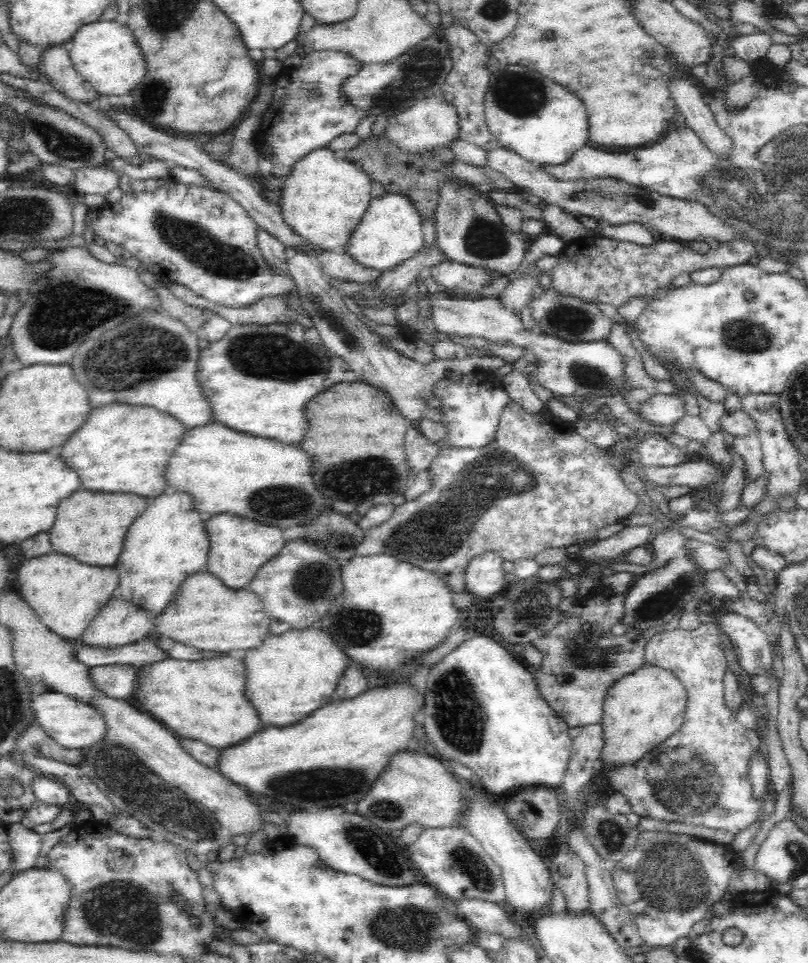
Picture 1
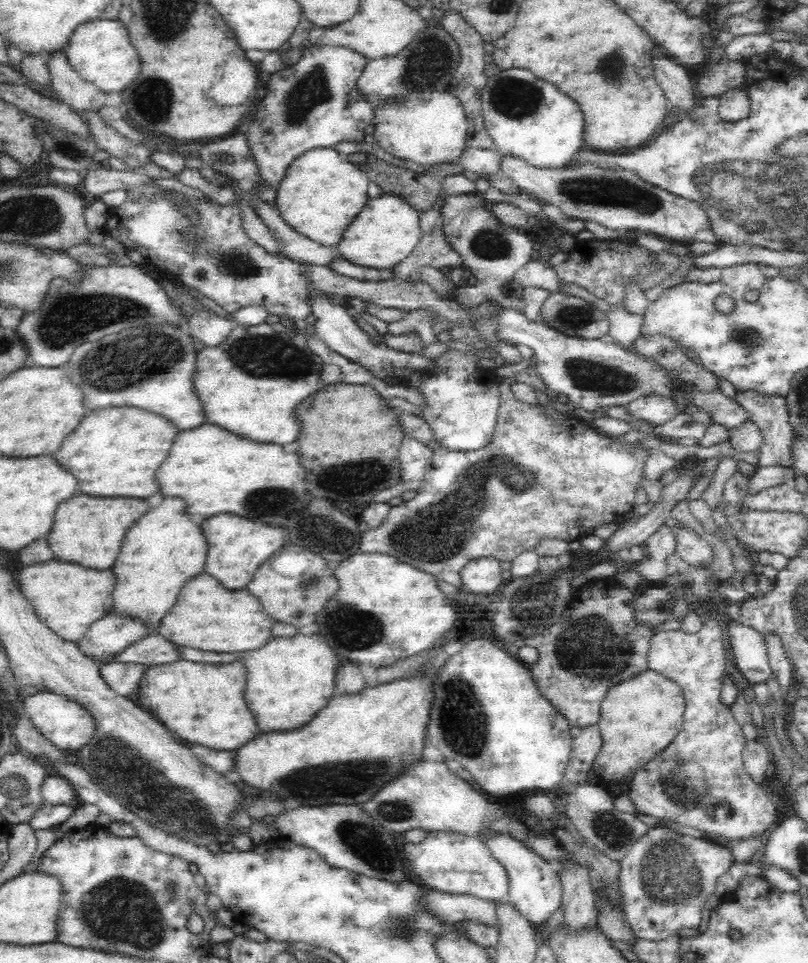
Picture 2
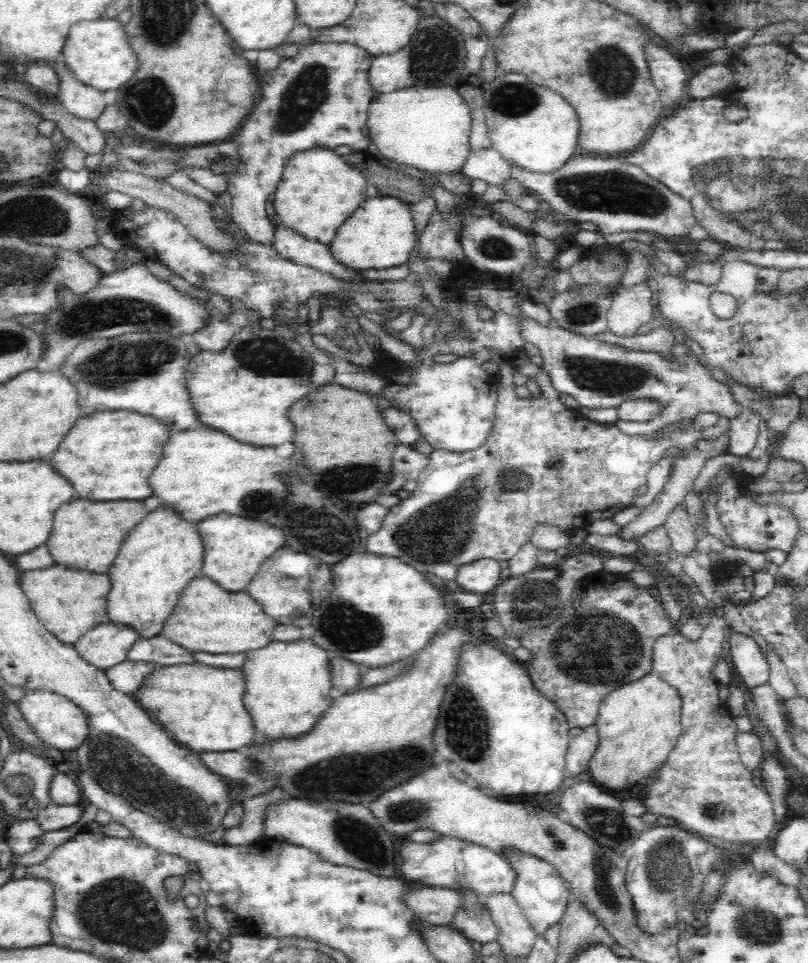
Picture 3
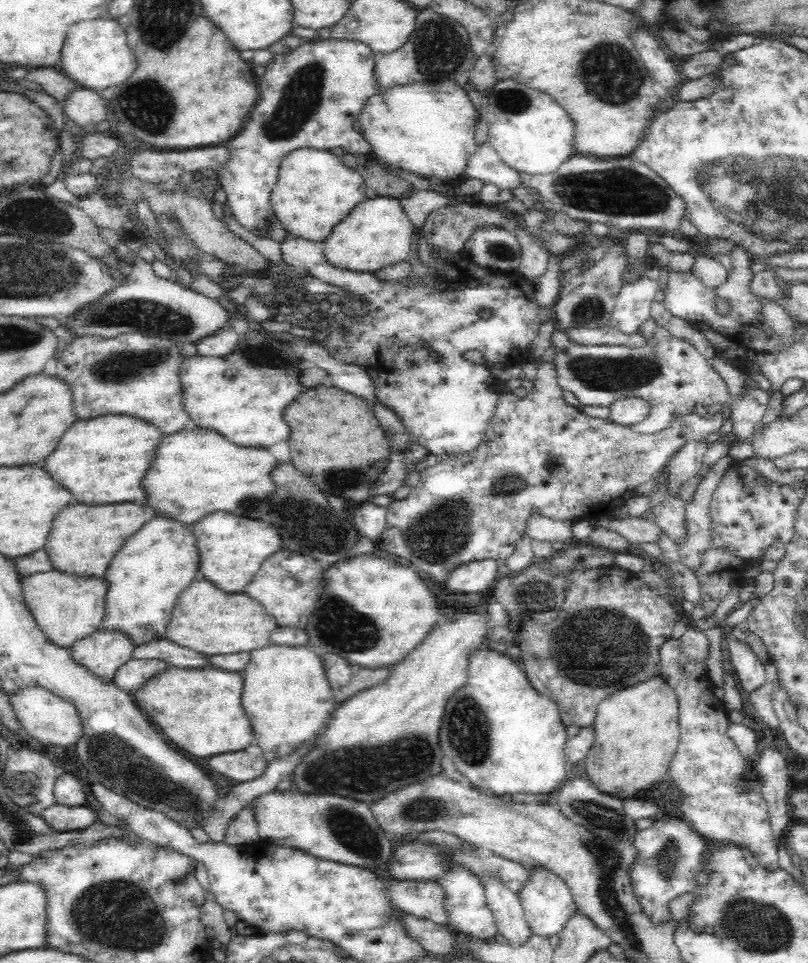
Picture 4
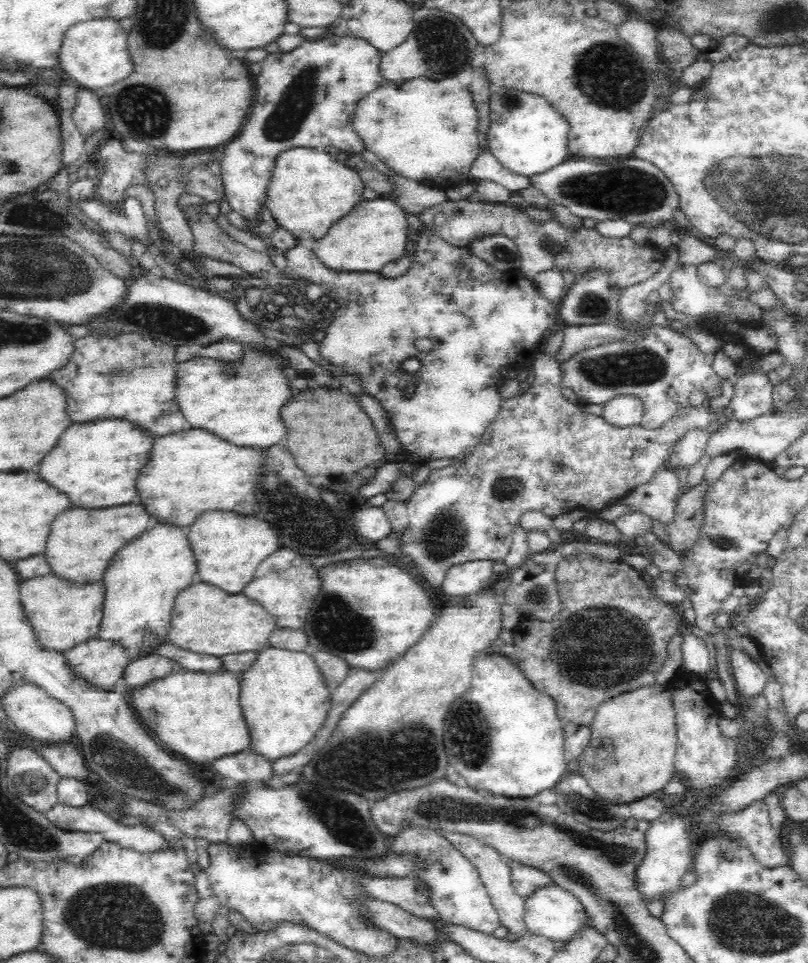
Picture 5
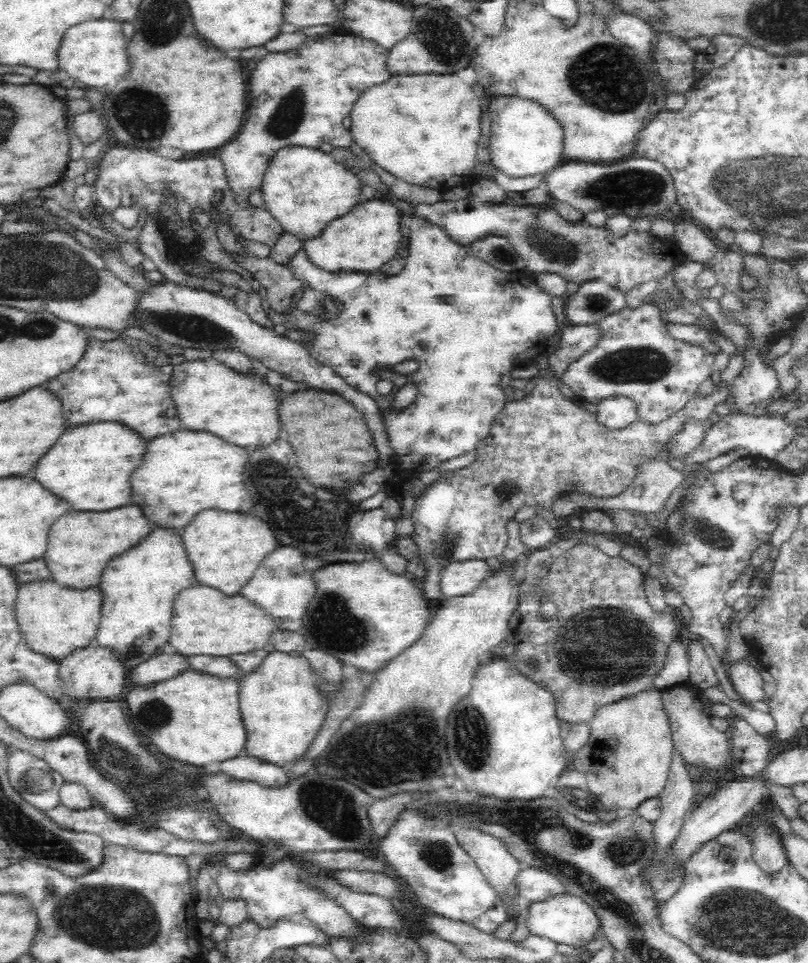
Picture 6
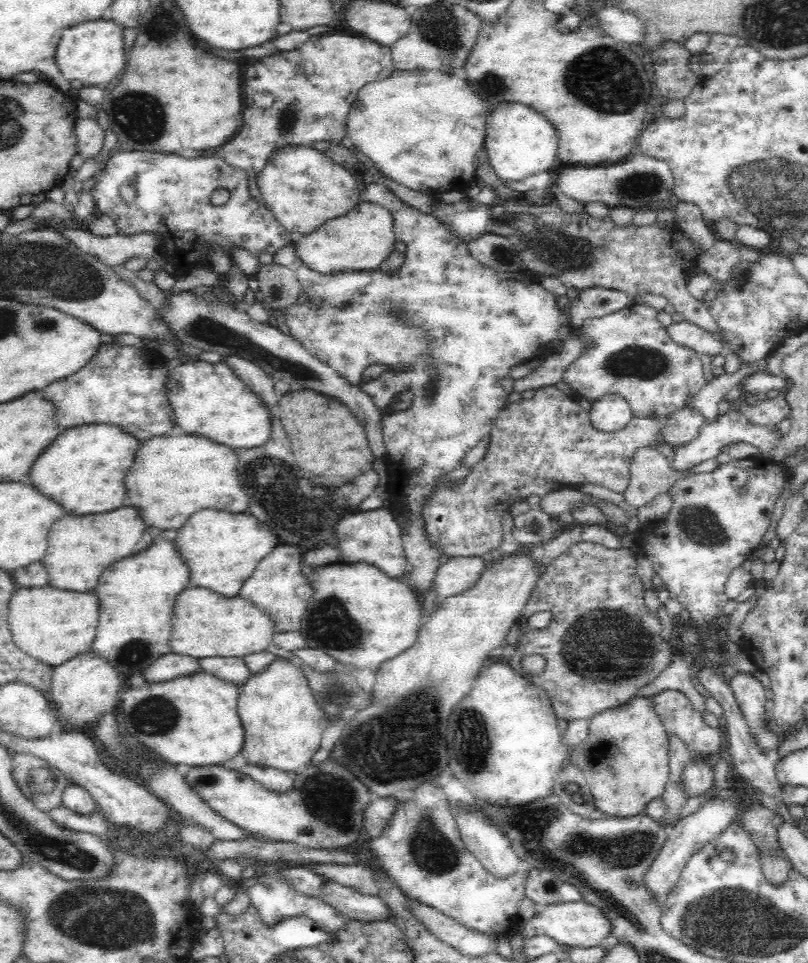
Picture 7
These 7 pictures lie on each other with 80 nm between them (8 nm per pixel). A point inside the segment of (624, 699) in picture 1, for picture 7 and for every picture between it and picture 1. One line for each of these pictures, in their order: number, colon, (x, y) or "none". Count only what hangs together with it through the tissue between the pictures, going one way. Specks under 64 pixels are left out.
2: (639, 719)
3: (638, 725)
4: (637, 731)
5: (630, 756)
6: (626, 760)
7: (625, 760)

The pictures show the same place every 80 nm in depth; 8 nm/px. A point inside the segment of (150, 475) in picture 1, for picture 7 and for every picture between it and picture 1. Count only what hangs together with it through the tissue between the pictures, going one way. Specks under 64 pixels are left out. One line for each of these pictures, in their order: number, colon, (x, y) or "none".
2: (138, 441)
3: (107, 456)
4: (101, 460)
5: (94, 464)
6: (88, 466)
7: (82, 469)

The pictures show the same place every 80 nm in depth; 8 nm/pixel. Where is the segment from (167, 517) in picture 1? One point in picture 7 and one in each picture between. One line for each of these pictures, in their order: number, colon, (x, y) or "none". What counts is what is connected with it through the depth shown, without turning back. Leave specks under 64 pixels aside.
2: (164, 549)
3: (156, 562)
4: (144, 579)
5: (141, 582)
6: (139, 589)
7: (135, 598)

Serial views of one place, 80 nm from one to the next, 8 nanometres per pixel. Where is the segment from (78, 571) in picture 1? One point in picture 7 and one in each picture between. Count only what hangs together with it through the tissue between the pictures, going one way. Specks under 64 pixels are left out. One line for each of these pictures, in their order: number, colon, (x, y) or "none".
2: (68, 598)
3: (68, 603)
4: (66, 608)
5: (62, 615)
6: (53, 621)
7: (51, 626)

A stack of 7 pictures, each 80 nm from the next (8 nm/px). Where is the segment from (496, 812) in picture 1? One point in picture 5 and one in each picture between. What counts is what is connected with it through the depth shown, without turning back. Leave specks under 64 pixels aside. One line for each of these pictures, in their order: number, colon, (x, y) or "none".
2: (535, 888)
3: (543, 896)
4: (548, 904)
5: (553, 913)

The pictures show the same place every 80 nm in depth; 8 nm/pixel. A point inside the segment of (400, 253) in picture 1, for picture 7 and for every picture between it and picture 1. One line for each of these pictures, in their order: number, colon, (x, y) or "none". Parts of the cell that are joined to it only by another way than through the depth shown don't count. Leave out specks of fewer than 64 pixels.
2: (385, 232)
3: (380, 233)
4: (377, 233)
5: (375, 232)
6: (364, 240)
7: (361, 240)

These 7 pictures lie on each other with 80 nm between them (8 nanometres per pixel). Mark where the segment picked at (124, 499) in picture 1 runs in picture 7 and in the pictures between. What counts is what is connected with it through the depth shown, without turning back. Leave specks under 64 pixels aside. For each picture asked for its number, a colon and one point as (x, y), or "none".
2: (88, 531)
3: (86, 536)
4: (83, 539)
5: (80, 545)
6: (80, 544)
7: (80, 548)

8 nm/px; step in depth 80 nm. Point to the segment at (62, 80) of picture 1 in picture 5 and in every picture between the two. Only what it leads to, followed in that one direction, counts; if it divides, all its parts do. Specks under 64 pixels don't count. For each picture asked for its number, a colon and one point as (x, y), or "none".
2: (83, 97)
3: (86, 103)
4: (86, 108)
5: (89, 116)

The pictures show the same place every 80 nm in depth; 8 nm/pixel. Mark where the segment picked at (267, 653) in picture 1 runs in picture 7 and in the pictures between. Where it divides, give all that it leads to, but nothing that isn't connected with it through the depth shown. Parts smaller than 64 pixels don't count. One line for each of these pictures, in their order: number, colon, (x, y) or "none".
2: (289, 680)
3: (288, 688)
4: (286, 696)
5: (284, 700)
6: (282, 711)
7: (283, 726)

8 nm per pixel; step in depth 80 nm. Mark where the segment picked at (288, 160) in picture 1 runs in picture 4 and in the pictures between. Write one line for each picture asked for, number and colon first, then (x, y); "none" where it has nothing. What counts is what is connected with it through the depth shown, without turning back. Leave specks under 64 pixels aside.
2: (317, 102)
3: (319, 98)
4: (309, 97)

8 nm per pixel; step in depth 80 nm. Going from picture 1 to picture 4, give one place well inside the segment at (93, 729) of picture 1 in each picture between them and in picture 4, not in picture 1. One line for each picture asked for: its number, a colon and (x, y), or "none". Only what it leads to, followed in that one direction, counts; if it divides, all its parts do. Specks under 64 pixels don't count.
2: (68, 726)
3: (58, 723)
4: (52, 721)

